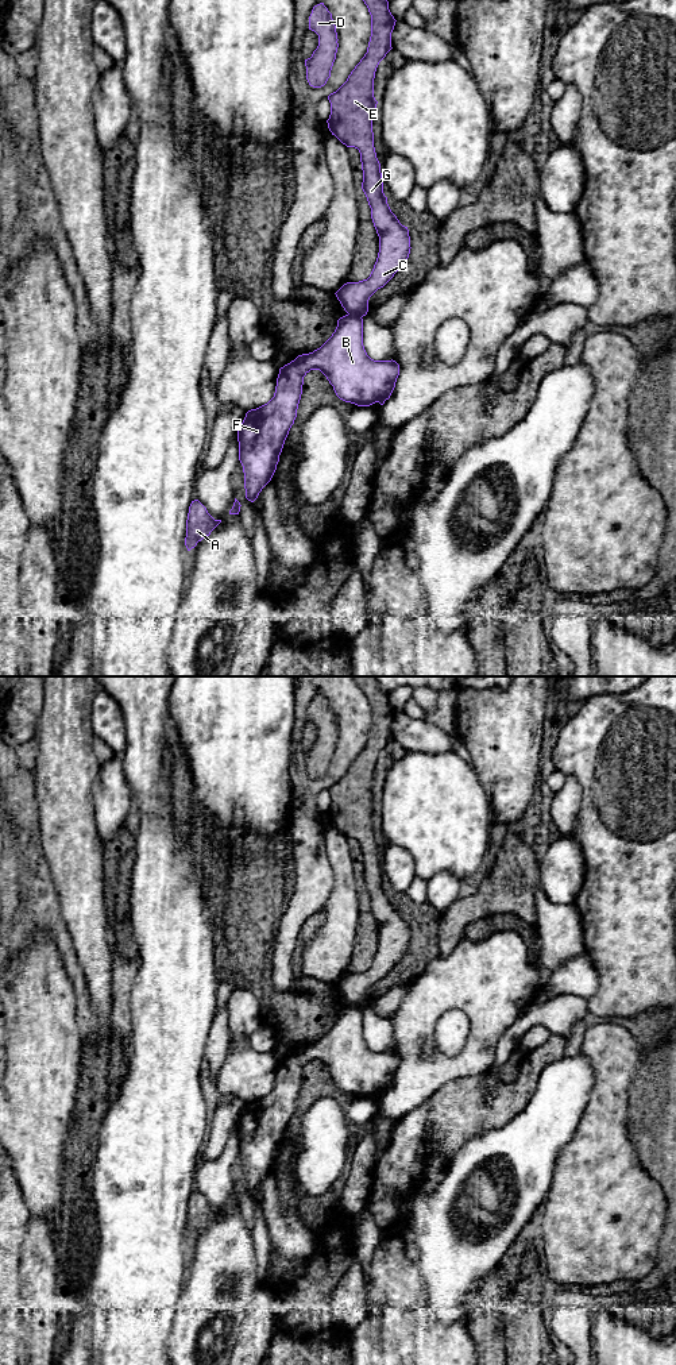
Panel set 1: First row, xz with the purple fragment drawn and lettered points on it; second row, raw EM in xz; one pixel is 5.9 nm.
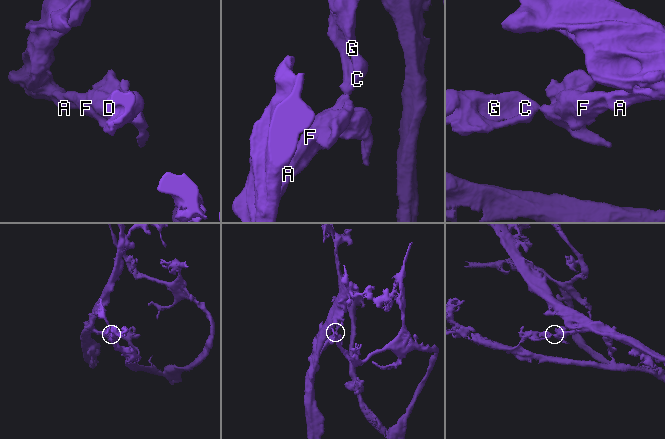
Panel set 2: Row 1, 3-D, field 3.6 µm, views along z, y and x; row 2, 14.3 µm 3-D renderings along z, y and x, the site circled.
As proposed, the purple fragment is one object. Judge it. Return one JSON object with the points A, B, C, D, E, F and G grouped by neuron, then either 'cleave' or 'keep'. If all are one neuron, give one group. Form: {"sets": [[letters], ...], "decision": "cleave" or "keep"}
{"sets": [["A", "B", "F"], ["C", "D", "E", "G"]], "decision": "cleave"}

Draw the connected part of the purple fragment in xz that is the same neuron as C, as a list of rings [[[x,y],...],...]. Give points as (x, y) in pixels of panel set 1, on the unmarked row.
[[[351,676],[371,706],[371,728],[367,744],[347,772],[328,787],[331,806],[328,820],[343,836],[360,844],[362,880],[371,899],[371,910],[379,928],[379,944],[367,971],[344,975],[335,986],[351,1007],[366,1007],[370,988],[399,963],[410,945],[407,918],[391,903],[383,884],[381,855],[374,838],[372,810],[378,793],[374,788],[374,770],[379,753],[391,739],[395,710],[389,693],[375,676]]]

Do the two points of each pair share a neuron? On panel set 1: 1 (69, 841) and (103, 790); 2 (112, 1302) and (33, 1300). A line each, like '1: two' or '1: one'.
1: two
2: two

